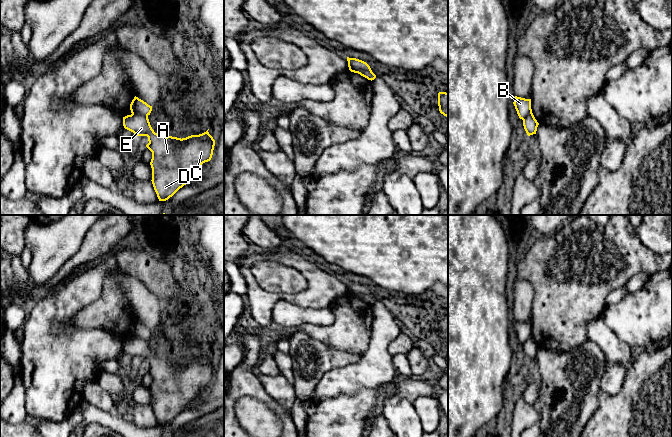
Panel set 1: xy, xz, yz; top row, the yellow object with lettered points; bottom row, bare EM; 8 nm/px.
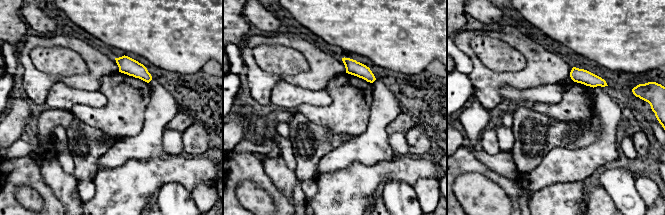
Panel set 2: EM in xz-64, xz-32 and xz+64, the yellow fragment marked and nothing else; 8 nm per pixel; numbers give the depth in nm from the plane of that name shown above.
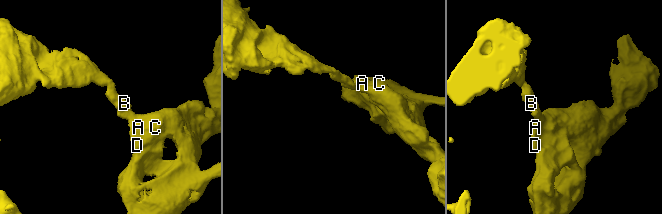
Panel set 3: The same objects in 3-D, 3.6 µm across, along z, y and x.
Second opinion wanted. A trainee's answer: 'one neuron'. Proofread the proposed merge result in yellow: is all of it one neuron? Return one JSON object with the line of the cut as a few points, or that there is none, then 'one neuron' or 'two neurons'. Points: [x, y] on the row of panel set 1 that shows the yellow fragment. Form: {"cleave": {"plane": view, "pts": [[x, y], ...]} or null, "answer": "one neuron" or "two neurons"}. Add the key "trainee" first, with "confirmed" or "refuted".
{"trainee": "refuted", "cleave": {"plane": "xz", "pts": [[349, 67], [367, 70], [373, 74]]}, "answer": "two neurons"}

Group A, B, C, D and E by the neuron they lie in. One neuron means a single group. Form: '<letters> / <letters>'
A C D E / B

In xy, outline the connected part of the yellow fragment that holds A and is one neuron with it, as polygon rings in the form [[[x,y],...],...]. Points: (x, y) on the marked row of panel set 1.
[[[127,115],[123,117],[125,129],[137,136],[147,136],[149,143],[146,147],[152,152],[150,162],[152,168],[152,184],[159,201],[166,201],[172,197],[180,188],[186,185],[197,172],[198,168],[205,162],[211,160],[215,146],[215,140],[208,130],[199,135],[191,135],[186,138],[162,136],[154,132],[148,116]]]

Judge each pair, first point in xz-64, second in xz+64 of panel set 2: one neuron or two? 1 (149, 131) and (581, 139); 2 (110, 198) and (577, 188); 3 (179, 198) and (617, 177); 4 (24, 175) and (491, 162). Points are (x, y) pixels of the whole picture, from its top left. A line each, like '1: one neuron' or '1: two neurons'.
1: two neurons
2: one neuron
3: one neuron
4: two neurons

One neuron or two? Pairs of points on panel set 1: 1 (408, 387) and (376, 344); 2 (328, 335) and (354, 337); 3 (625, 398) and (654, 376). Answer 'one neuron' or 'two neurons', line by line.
1: two neurons
2: one neuron
3: one neuron

